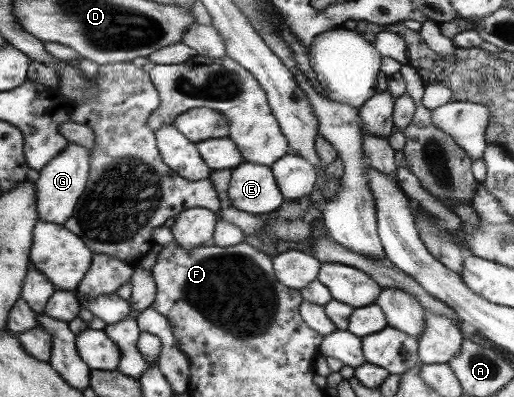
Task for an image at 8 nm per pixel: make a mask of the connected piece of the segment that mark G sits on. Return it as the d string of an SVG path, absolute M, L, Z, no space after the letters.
M71 144L39 173L40 177L34 182L37 196L37 213L41 221L49 221L64 226L65 221L73 215L80 195L87 187L90 173L91 151L84 146Z

